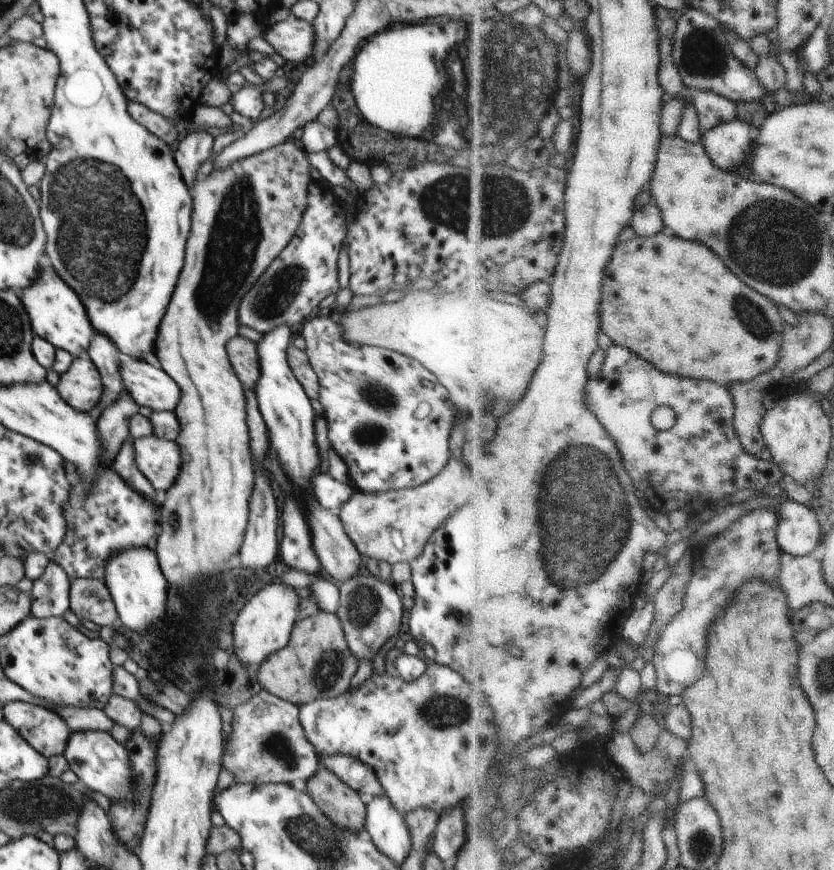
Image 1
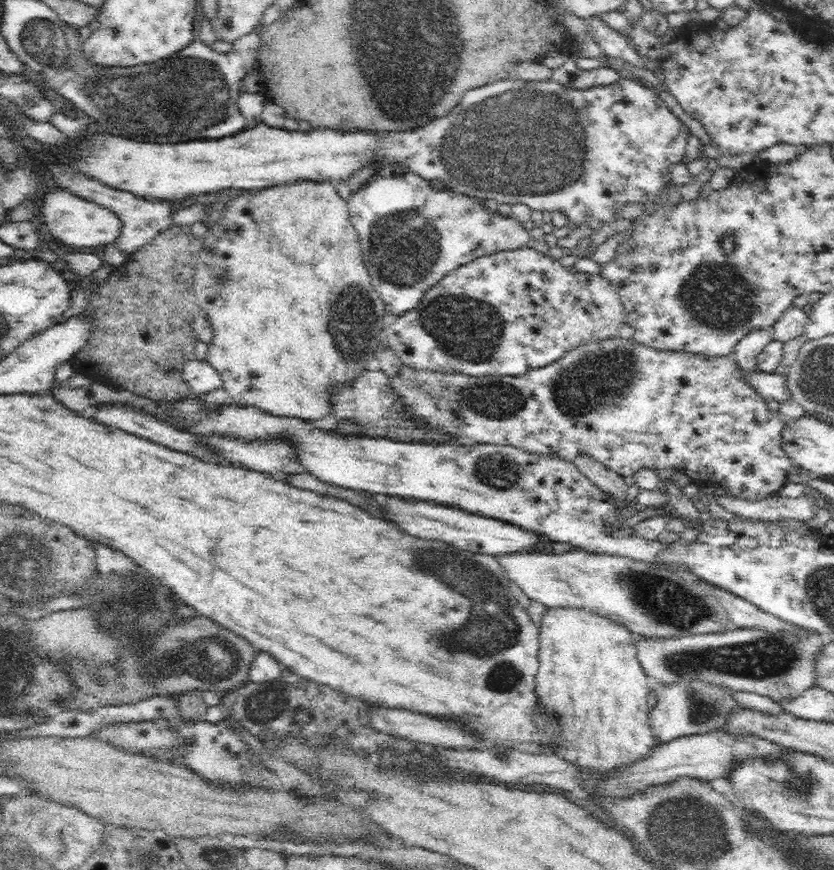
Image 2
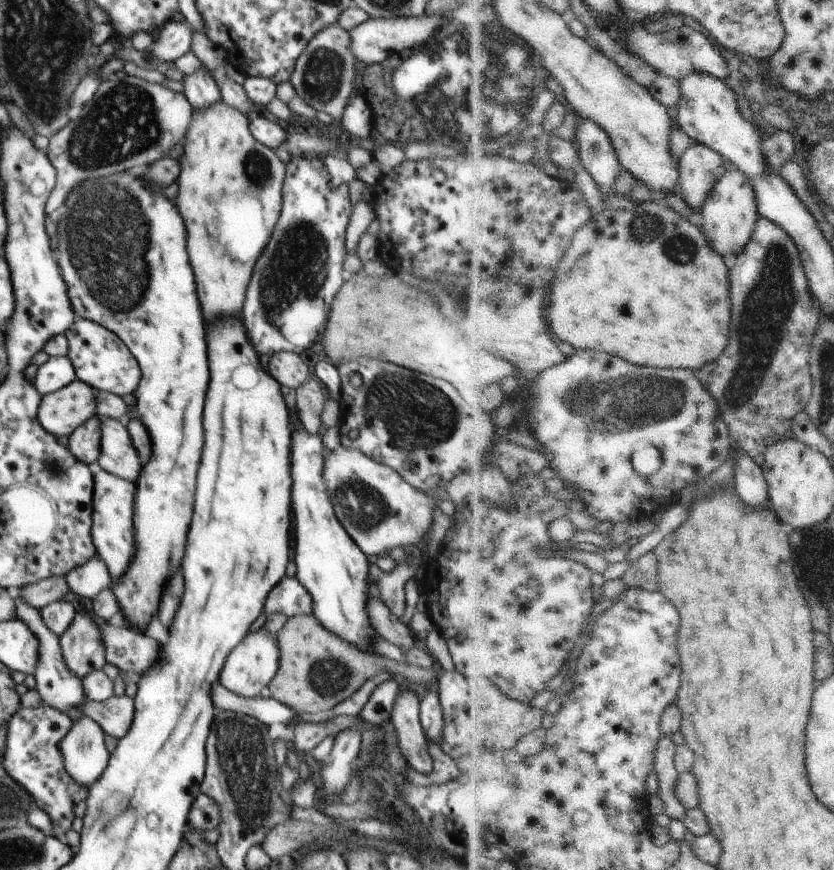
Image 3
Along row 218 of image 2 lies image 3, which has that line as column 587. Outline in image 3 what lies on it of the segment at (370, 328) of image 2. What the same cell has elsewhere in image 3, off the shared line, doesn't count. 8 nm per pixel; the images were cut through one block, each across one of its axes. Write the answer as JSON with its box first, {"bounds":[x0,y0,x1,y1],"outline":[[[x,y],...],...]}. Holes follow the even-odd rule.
{"bounds":[548,202,733,370],"outline":[[[643,202],[634,210],[605,210],[593,216],[588,224],[578,232],[573,248],[558,268],[557,278],[550,285],[551,306],[548,319],[551,331],[558,340],[565,341],[576,350],[590,349],[618,356],[631,364],[656,369],[701,370],[720,360],[725,355],[731,342],[733,323],[733,280],[732,264],[728,263],[720,252],[710,245],[701,224],[687,220],[675,209],[662,208],[656,202]]]}

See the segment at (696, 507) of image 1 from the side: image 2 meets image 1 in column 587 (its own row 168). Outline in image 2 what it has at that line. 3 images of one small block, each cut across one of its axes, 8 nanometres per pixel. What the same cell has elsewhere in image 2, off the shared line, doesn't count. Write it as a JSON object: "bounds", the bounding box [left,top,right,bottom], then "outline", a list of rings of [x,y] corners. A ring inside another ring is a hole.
{"bounds":[347,168,531,316],"outline":[[[384,168],[382,172],[374,174],[366,188],[362,188],[362,190],[354,194],[354,196],[350,196],[347,204],[349,205],[349,220],[352,222],[358,234],[359,245],[361,246],[361,259],[372,280],[371,286],[382,296],[385,310],[389,314],[394,314],[394,316],[402,316],[405,312],[416,308],[424,296],[426,296],[426,292],[433,286],[436,286],[444,276],[456,271],[456,268],[479,259],[482,256],[490,256],[500,251],[511,251],[527,247],[528,242],[531,240],[530,232],[519,222],[512,220],[510,217],[506,218],[497,213],[490,213],[478,202],[477,198],[475,199],[472,196],[468,197],[452,191],[438,190],[421,176],[412,174],[407,168]]]}

